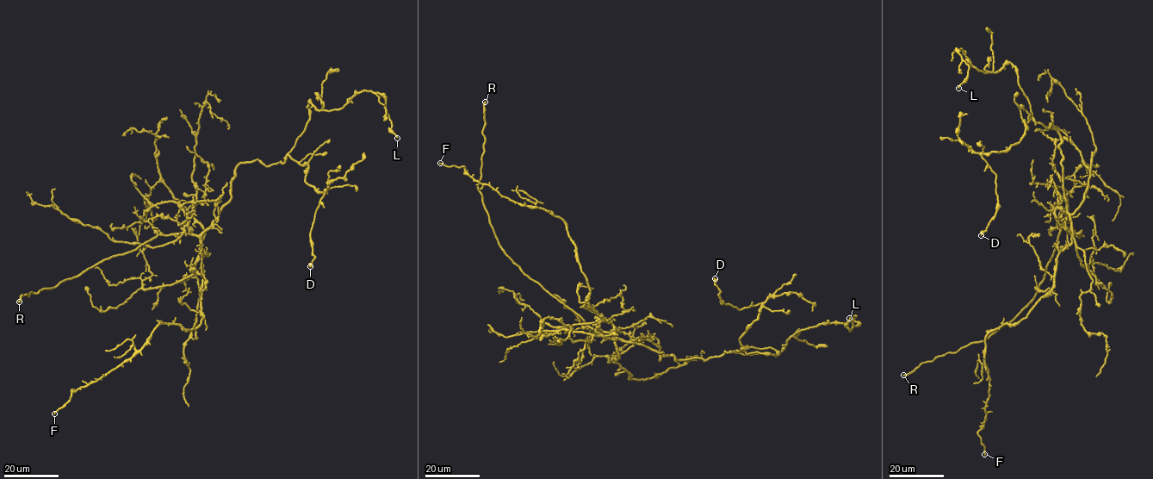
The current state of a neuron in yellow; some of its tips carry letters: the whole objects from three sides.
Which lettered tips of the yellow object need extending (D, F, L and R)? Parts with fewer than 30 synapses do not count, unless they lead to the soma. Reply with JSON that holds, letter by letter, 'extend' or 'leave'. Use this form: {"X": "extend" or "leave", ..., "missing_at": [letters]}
{"D": "leave", "F": "leave", "L": "leave", "R": "extend", "missing_at": ["R"]}

